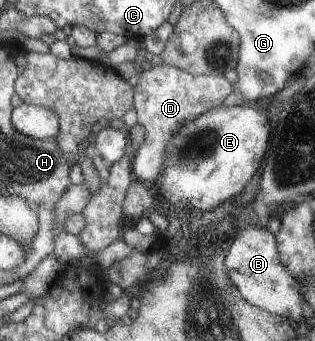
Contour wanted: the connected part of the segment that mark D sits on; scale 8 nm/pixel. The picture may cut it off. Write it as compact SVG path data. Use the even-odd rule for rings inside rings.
M162 63L152 68L140 69L140 80L136 85L136 96L134 99L135 109L138 114L138 122L146 129L147 135L145 143L137 152L133 171L137 179L144 182L153 182L159 179L167 169L169 163L168 147L175 139L175 136L188 124L197 120L203 114L210 113L211 110L219 109L223 100L232 93L233 86L227 82L224 77L215 77L214 75L195 75L187 70L179 69Z

